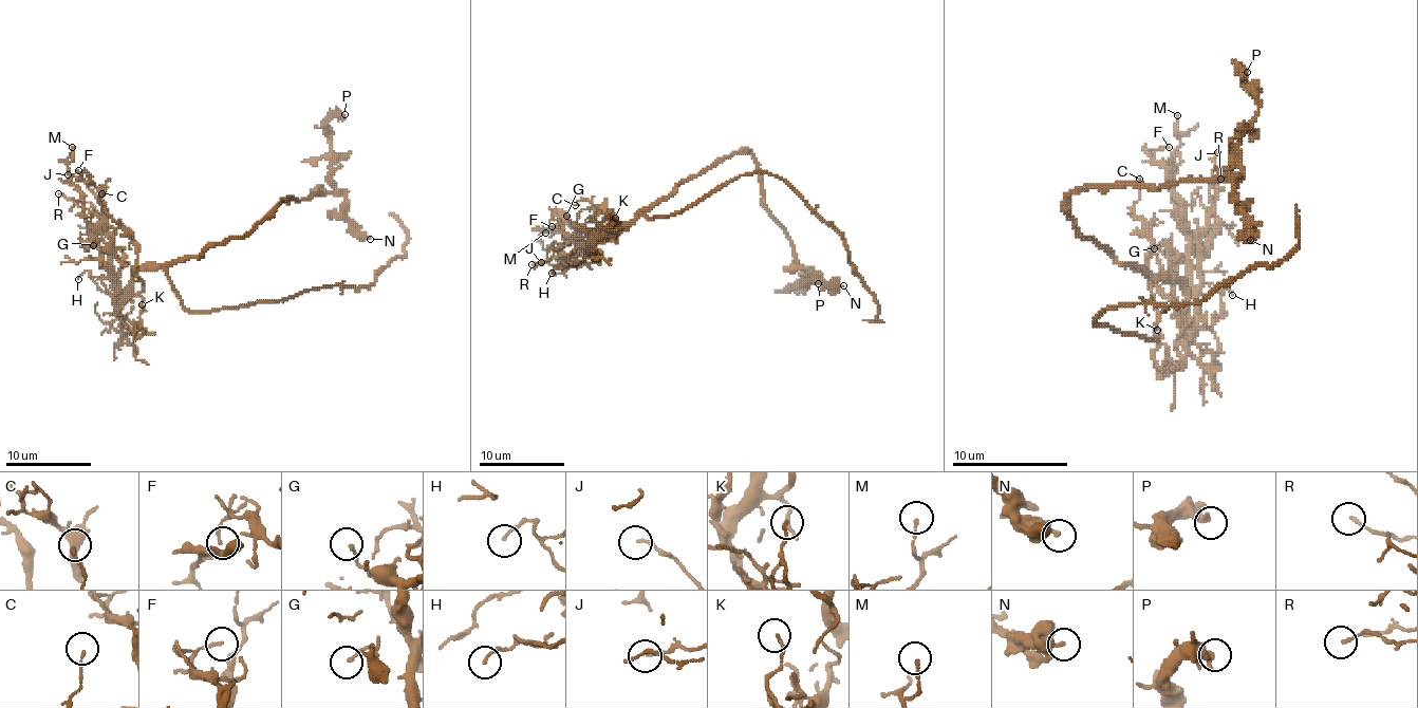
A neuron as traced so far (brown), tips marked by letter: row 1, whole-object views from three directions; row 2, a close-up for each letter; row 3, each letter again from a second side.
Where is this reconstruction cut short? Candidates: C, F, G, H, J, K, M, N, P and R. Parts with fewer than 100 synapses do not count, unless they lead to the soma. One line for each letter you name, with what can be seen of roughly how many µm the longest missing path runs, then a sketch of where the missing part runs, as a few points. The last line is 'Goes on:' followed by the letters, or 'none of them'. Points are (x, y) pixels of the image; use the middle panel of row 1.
Goes on: none of them

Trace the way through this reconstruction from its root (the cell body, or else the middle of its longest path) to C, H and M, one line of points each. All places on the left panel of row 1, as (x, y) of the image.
C: (169, 279), (163, 268), (142, 268), (133, 292), (142, 290), (137, 245), (104, 210), (101, 193)
H: (169, 279), (163, 268), (142, 268), (133, 277), (133, 287), (120, 302), (106, 294), (87, 271), (78, 279)
M: (169, 279), (163, 268), (142, 268), (133, 287), (118, 296), (68, 168), (72, 147)

